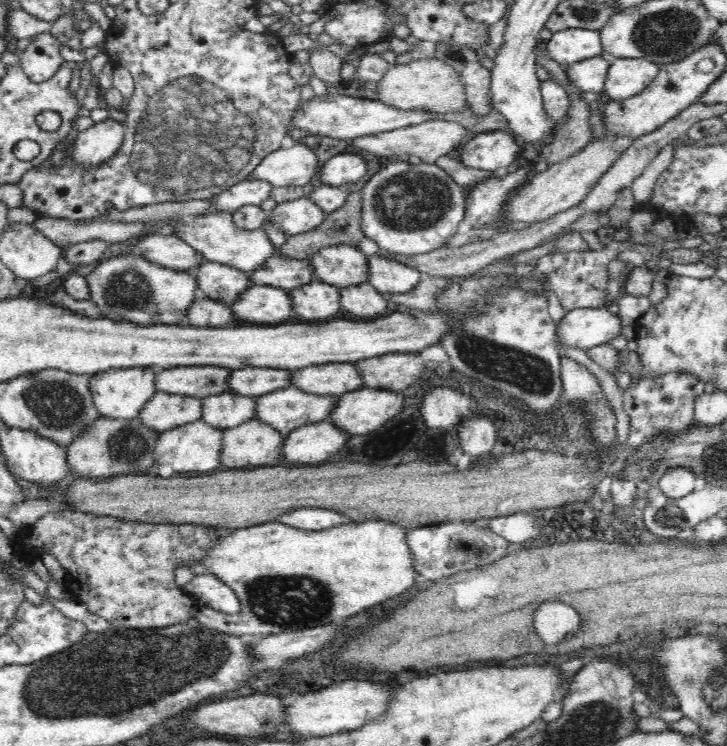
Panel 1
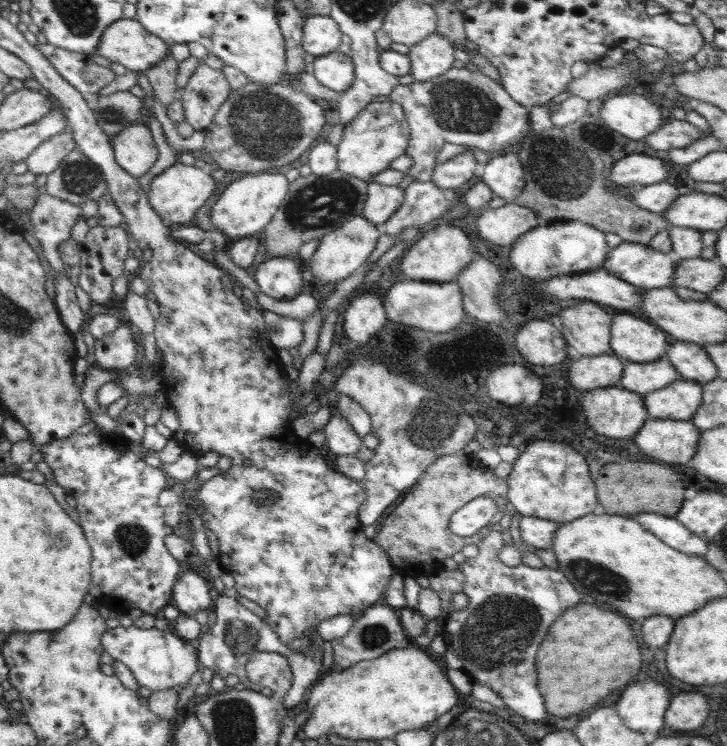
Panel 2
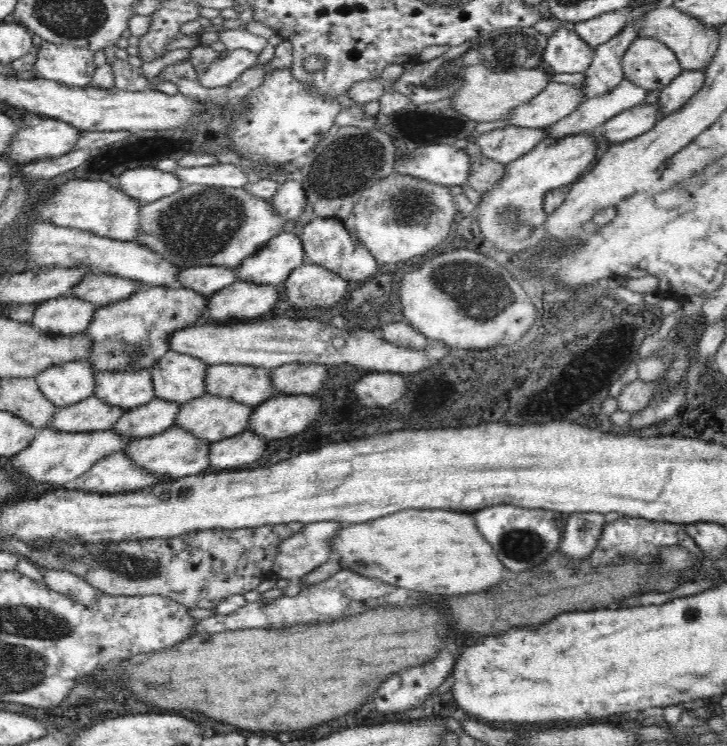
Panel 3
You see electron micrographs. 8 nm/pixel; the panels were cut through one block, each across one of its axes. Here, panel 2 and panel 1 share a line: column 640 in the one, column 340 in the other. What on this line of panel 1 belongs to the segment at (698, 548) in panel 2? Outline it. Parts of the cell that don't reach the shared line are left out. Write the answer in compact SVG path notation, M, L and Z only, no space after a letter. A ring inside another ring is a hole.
M306 508L306 510L294 510L292 514L284 514L280 522L300 528L300 530L310 530L310 532L320 532L332 526L340 524L350 524L348 516L342 516L334 510L320 510L320 508Z

